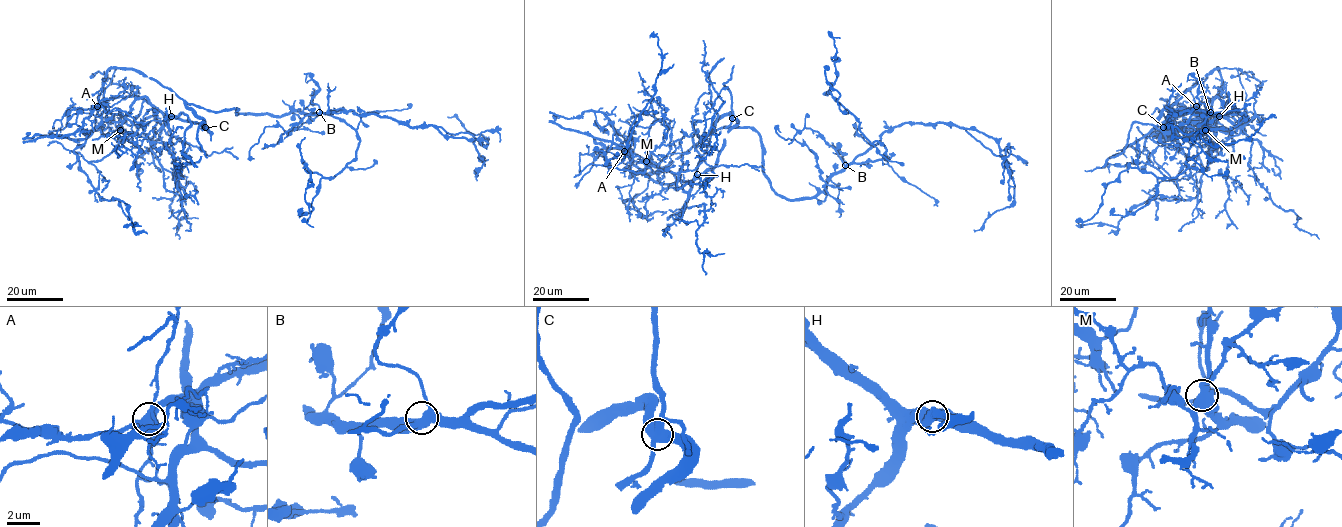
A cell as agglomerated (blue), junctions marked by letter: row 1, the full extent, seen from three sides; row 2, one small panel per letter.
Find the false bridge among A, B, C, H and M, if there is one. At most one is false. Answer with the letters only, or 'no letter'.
C

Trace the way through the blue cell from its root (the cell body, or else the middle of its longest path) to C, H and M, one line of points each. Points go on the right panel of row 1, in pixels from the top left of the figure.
C: (1172, 111), (1175, 103), (1160, 115), (1158, 122), (1163, 127)
H: (1172, 111), (1171, 107), (1191, 87), (1217, 68), (1221, 88), (1208, 101), (1228, 97), (1225, 113), (1219, 116)
M: (1172, 111), (1217, 68), (1221, 88), (1208, 101), (1228, 99), (1213, 100), (1205, 130)

